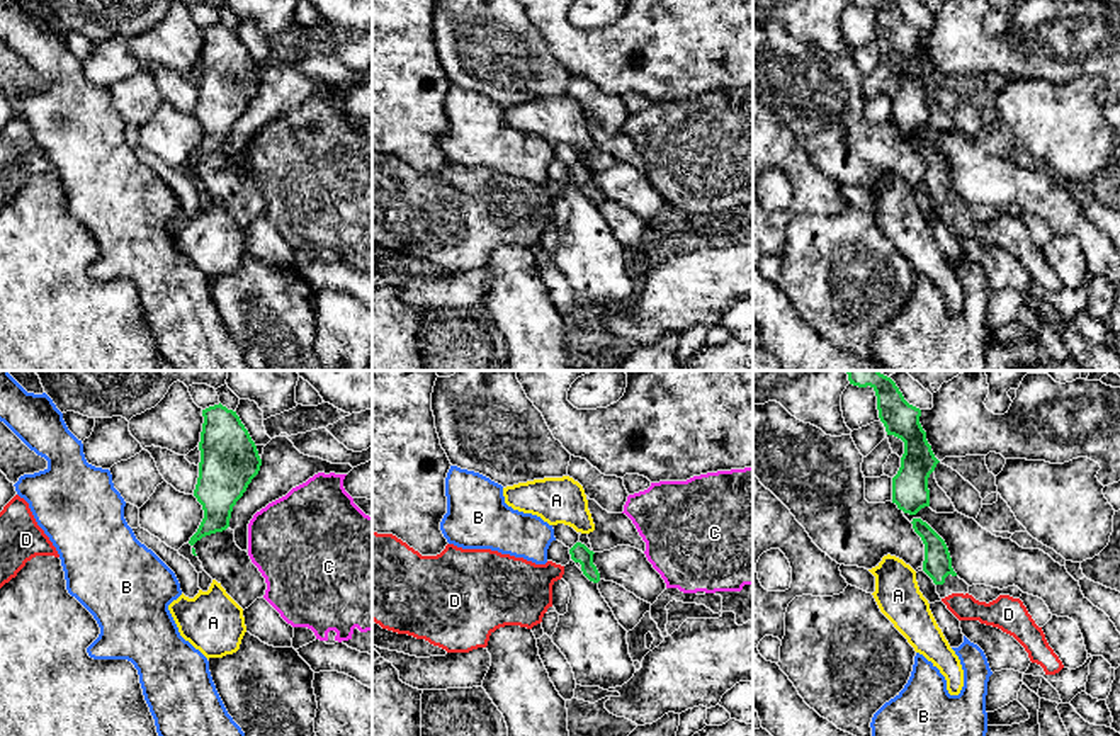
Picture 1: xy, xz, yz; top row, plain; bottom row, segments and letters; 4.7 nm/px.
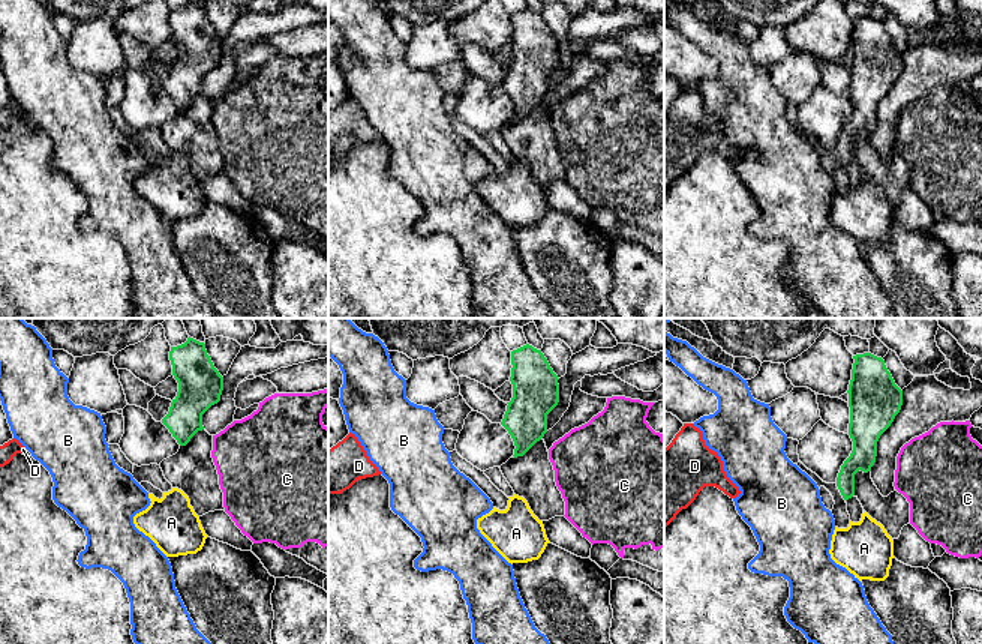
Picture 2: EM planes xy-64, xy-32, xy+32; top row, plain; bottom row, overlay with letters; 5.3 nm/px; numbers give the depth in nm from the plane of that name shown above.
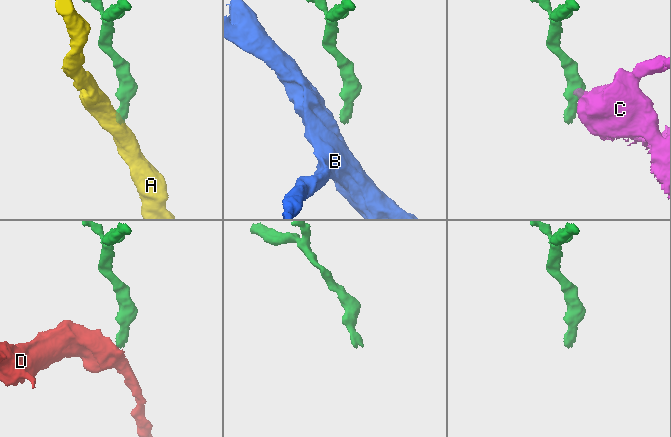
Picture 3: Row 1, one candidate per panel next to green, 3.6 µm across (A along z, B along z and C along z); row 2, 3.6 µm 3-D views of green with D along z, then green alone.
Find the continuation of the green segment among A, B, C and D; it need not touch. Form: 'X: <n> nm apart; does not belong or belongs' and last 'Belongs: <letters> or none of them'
A: 40 nm apart; does not belong
B: 90 nm apart; does not belong
C: 90 nm apart; does not belong
D: 60 nm apart; belongs
Belongs: D

